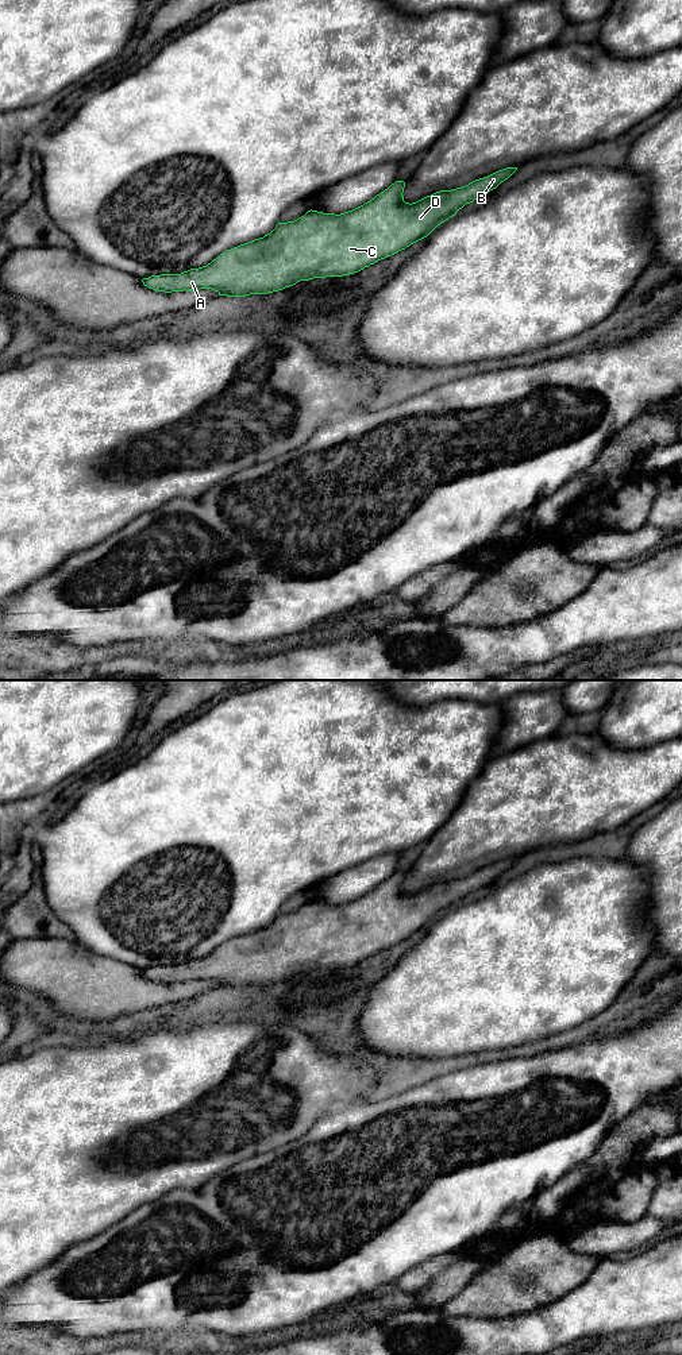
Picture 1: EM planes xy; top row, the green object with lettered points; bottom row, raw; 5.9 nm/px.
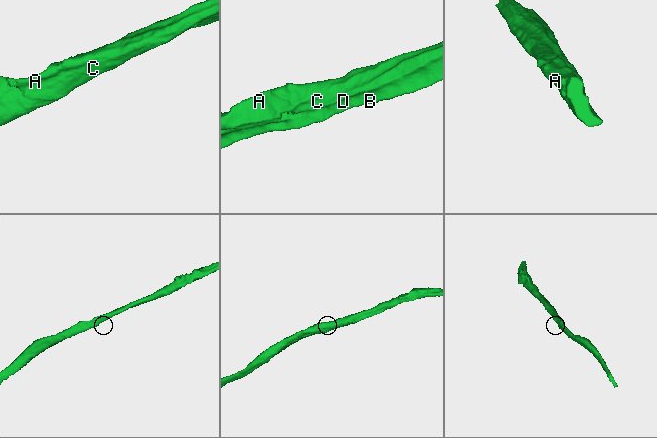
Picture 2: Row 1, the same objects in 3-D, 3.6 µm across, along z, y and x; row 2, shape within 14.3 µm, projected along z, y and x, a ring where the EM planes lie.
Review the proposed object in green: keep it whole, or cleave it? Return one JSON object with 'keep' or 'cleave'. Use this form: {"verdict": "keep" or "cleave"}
{"verdict": "keep"}

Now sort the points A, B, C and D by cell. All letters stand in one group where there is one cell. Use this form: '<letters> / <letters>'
A B C D

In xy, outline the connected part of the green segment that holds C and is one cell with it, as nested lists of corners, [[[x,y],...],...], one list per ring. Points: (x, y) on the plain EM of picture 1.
[[[506,858],[466,877],[440,881],[412,895],[404,892],[405,873],[396,872],[352,902],[335,906],[311,900],[294,912],[278,914],[263,929],[227,941],[207,957],[181,965],[151,966],[142,973],[149,980],[165,984],[212,980],[219,987],[246,988],[278,983],[300,972],[350,966],[427,929],[466,895],[486,887],[516,861],[517,858]]]

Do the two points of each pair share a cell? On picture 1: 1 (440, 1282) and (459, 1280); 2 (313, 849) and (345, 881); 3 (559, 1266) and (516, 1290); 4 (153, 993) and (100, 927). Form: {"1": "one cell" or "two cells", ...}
{"1": "one cell", "2": "two cells", "3": "one cell", "4": "two cells"}

